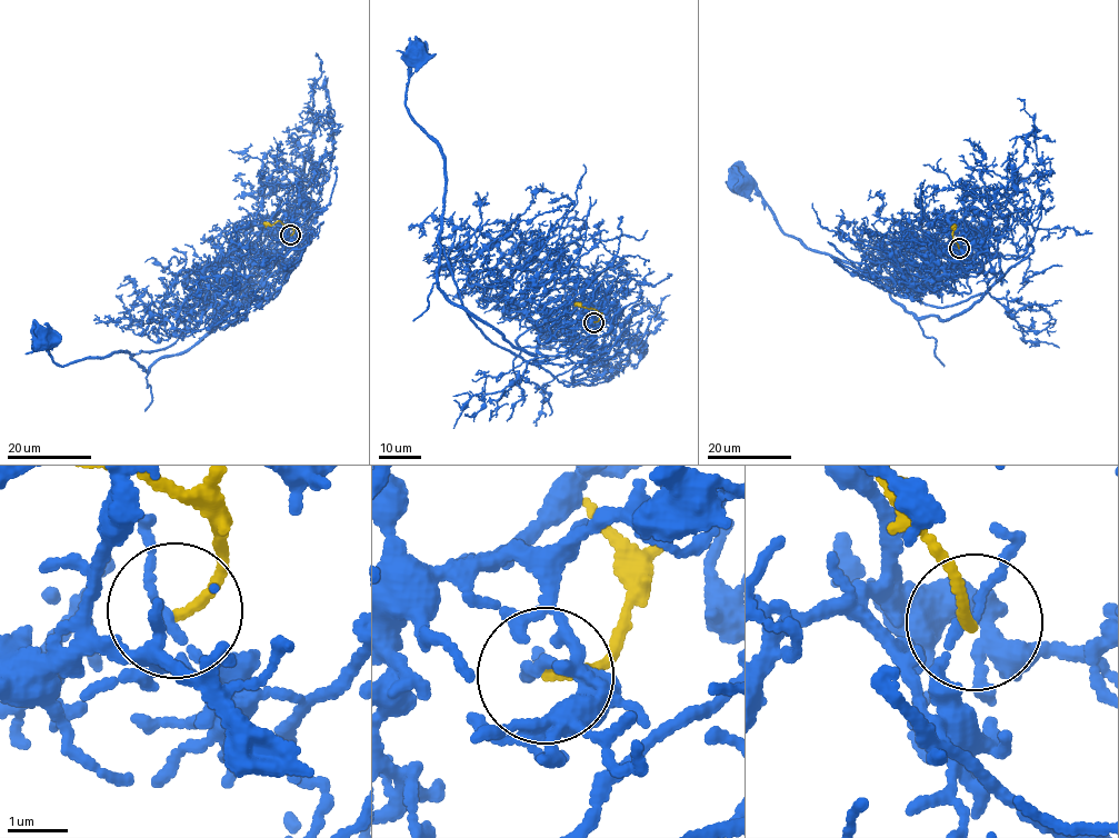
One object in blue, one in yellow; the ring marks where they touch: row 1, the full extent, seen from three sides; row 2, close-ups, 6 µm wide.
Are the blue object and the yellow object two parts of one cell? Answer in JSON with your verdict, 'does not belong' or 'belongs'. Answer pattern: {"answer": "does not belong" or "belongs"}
{"answer": "does not belong"}

